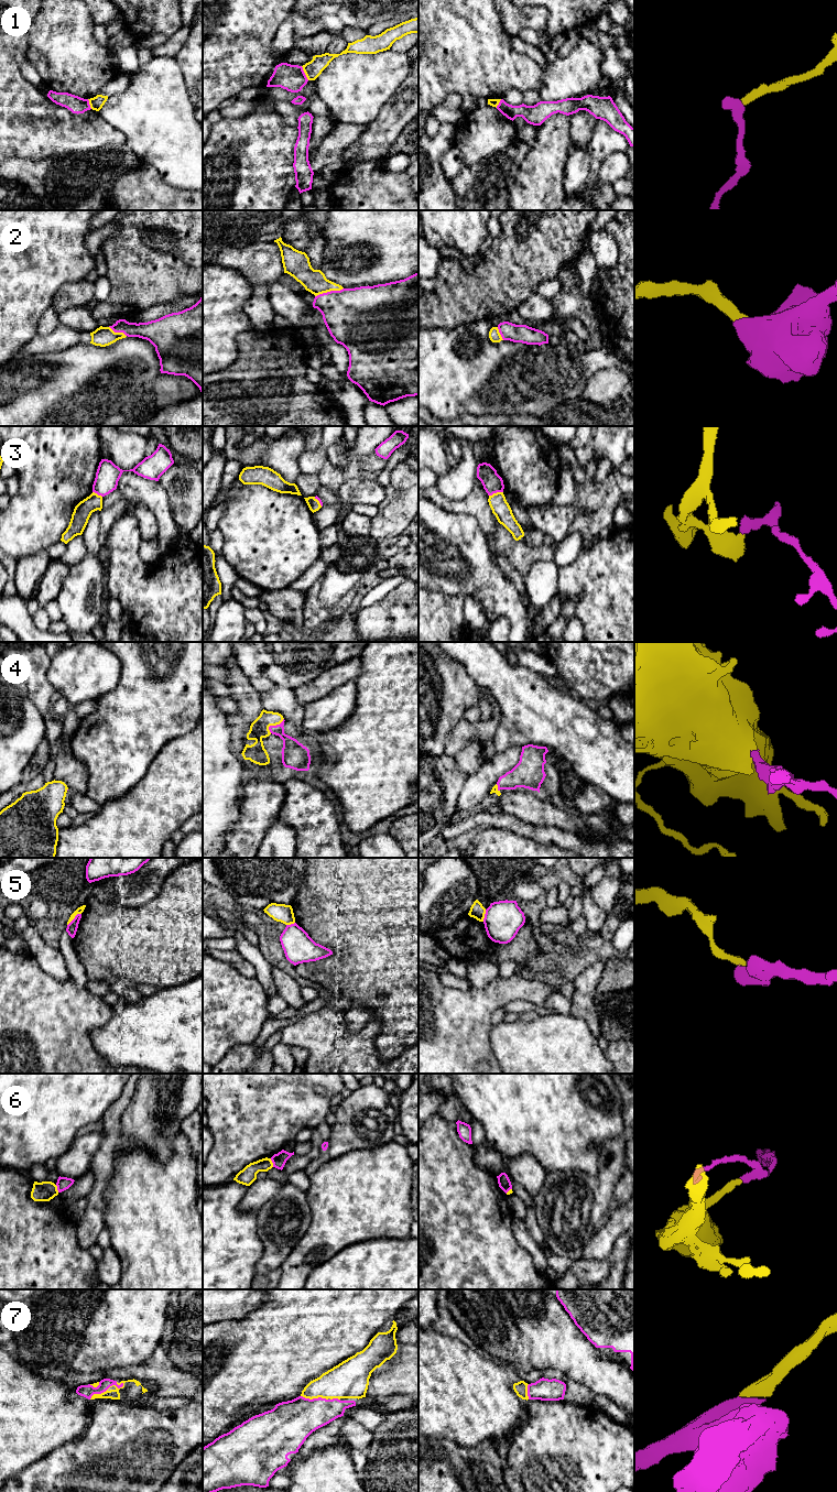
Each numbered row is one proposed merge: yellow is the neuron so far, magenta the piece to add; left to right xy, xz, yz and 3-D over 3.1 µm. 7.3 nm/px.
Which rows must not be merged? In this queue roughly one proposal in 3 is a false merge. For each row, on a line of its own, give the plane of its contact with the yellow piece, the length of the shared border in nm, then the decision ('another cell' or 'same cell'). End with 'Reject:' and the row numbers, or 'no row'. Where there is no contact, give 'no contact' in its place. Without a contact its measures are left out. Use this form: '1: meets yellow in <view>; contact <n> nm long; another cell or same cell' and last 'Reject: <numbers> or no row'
1: meets yellow in xz; contact 120 nm long; another cell
2: meets yellow in xz; contact 220 nm long; same cell
3: meets yellow in yz; contact 110 nm long; another cell
4: meets yellow in xz; contact 150 nm long; same cell
5: meets yellow in xy; contact 140 nm long; another cell
6: meets yellow in xz; contact 70 nm long; another cell
7: meets yellow in xy; contact 280 nm long; same cell
Reject: 1, 3, 5, 6

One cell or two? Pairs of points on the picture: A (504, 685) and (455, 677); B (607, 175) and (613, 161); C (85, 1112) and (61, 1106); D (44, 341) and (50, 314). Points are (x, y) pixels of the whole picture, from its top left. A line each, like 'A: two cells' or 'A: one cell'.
A: two cells
B: one cell
C: one cell
D: two cells

